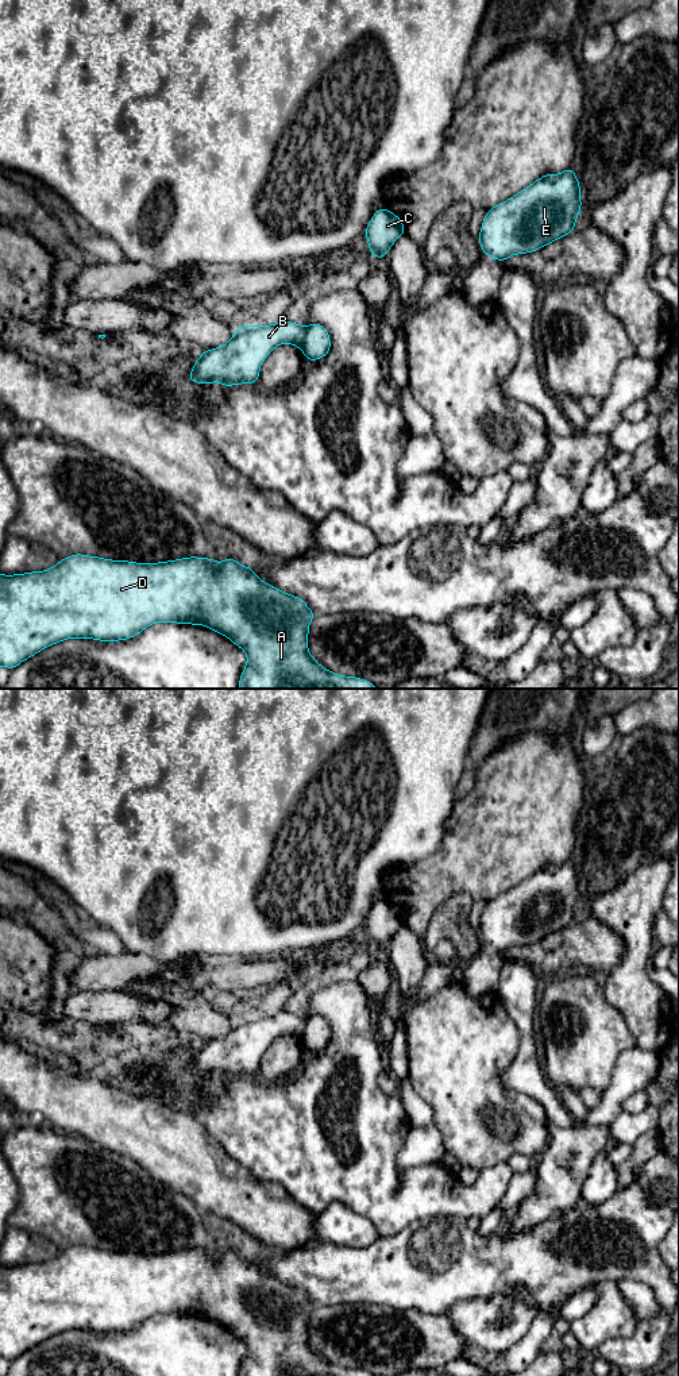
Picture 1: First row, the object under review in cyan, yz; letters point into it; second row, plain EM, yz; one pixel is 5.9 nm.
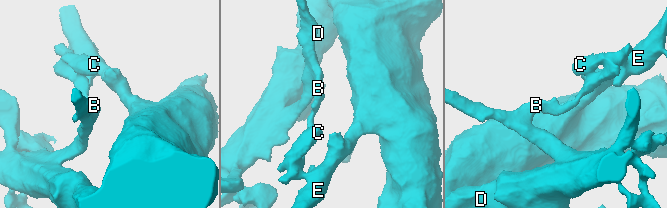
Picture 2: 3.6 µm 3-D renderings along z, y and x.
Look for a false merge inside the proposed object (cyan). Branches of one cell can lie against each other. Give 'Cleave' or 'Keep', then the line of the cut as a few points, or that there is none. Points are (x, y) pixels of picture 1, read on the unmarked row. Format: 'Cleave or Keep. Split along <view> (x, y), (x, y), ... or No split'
Cleave. Split along yz (305, 1020), (301, 1041)

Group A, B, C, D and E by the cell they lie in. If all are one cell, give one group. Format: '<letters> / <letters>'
A C D E / B

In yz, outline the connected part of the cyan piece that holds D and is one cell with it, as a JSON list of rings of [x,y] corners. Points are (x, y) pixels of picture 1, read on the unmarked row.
[[[74,1245],[61,1250],[54,1259],[45,1263],[31,1263],[24,1265],[3,1267],[0,1265],[0,1357],[12,1361],[22,1353],[43,1342],[45,1340],[54,1337],[67,1330],[93,1330],[99,1333],[123,1333],[128,1331],[147,1318],[155,1314],[175,1314],[190,1317],[205,1317],[208,1321],[215,1322],[228,1329],[235,1337],[240,1338],[247,1346],[247,1356],[239,1369],[239,1376],[373,1376],[371,1373],[356,1369],[335,1365],[317,1354],[317,1352],[308,1342],[308,1325],[309,1315],[316,1308],[302,1290],[290,1287],[278,1279],[263,1273],[254,1260],[242,1257],[236,1250],[228,1249],[220,1252],[220,1260],[216,1260],[216,1249],[211,1250],[200,1248],[189,1248],[167,1253],[157,1254],[136,1254],[130,1252],[112,1252],[100,1248],[89,1248],[84,1245]]]

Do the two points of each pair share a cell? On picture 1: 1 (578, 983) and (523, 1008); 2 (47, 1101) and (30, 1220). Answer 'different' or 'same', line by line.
1: different
2: different

